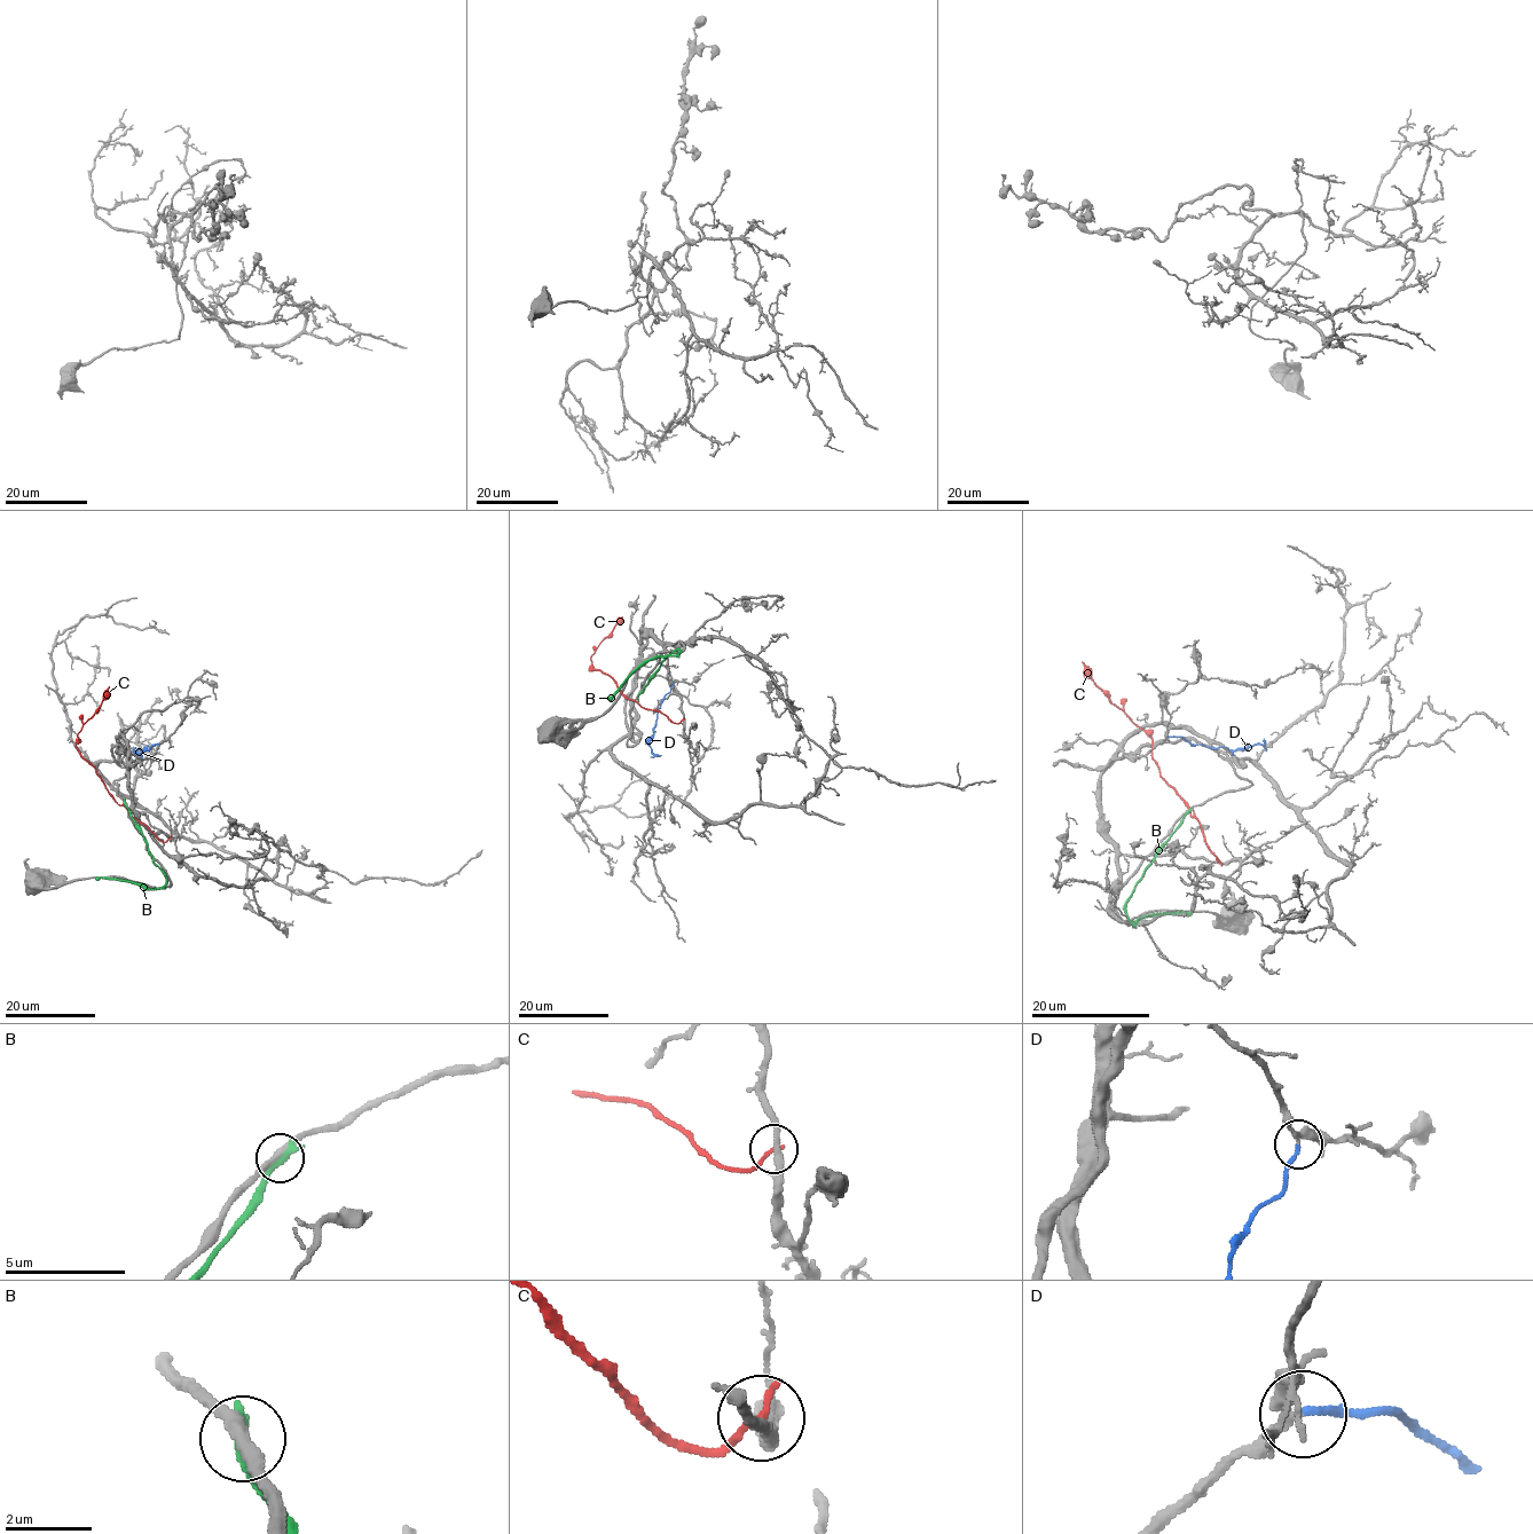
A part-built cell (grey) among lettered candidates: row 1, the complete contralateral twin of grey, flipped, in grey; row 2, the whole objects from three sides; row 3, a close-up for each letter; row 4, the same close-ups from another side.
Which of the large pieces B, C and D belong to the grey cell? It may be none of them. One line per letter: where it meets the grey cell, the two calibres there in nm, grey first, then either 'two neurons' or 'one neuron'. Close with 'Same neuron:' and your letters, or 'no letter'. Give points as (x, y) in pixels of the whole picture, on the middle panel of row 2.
B: contact (638, 697); calibres 300 and 340 nm; two neurons
C: contact (683, 720); calibres 260 and 190 nm; two neurons
D: contact (673, 683); calibres 260 and 170 nm; one neuron
Same neuron: D

